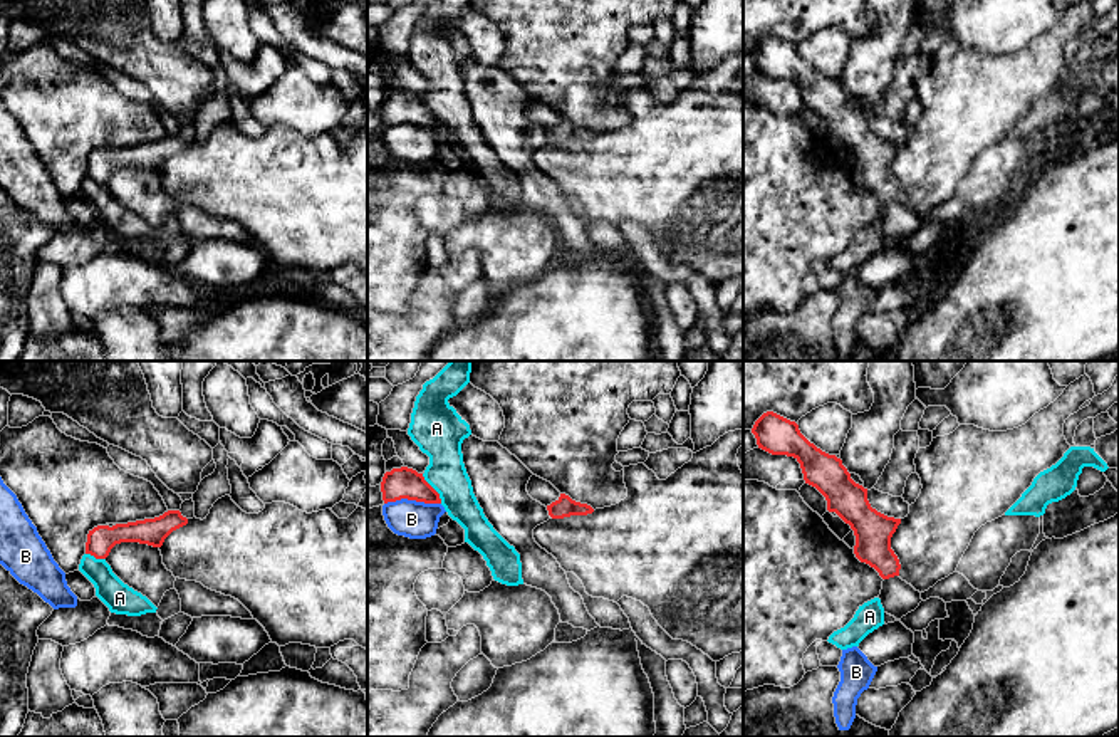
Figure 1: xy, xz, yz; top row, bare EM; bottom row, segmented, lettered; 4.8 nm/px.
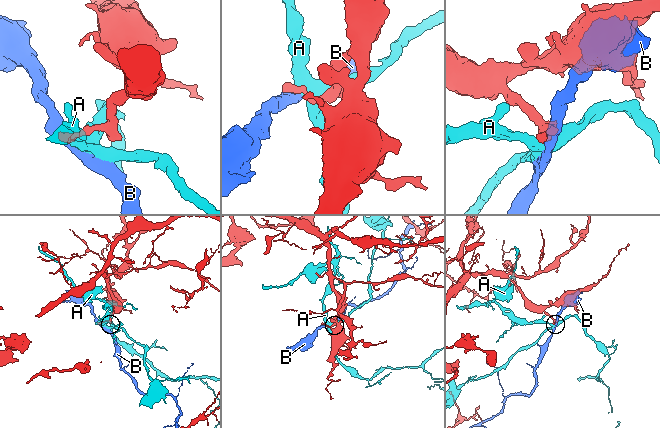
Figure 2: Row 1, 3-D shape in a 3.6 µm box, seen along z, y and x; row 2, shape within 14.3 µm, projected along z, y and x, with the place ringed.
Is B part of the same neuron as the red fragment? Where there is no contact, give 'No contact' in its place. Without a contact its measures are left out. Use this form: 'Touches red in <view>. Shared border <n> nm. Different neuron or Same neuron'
Touches red in xz. Shared border 280 nm. Different neuron

